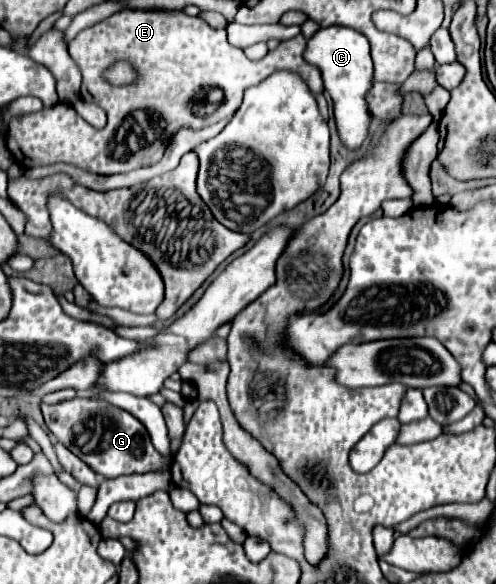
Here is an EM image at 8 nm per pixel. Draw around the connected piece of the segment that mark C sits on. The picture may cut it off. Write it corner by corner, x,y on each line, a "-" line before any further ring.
348,26
320,28
306,44
306,62
320,66
324,88
334,100
334,116
338,120
338,134
348,148
358,148
368,132
370,112
366,106
366,90
372,86
372,58
370,44
364,34

